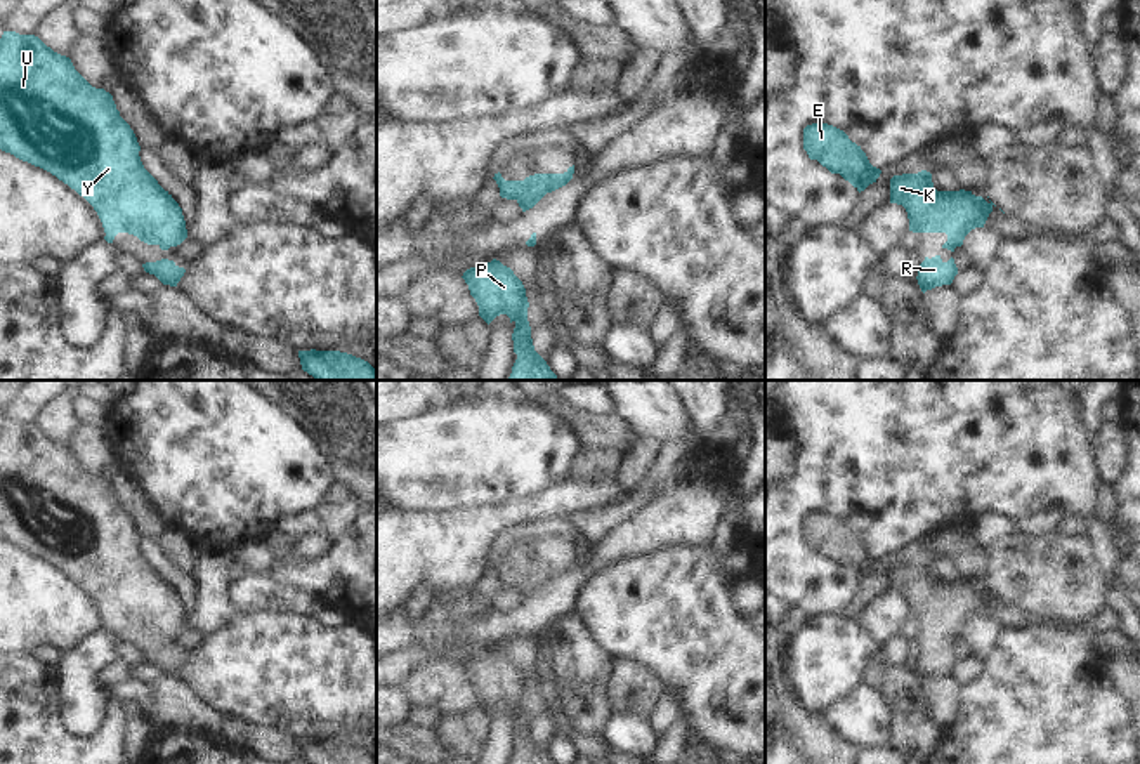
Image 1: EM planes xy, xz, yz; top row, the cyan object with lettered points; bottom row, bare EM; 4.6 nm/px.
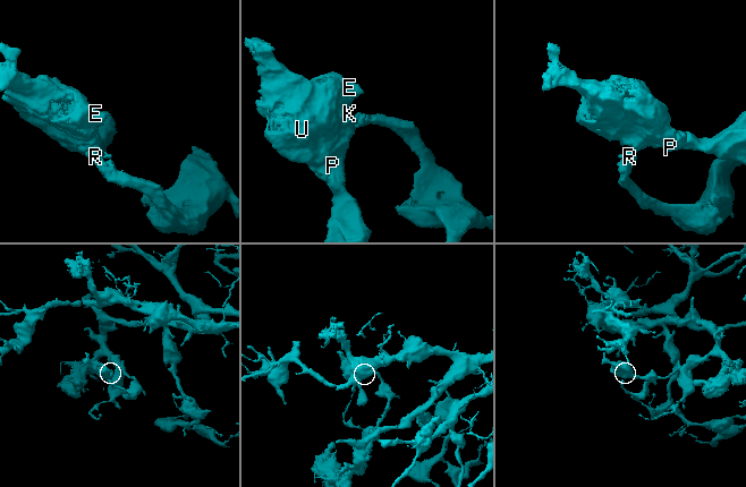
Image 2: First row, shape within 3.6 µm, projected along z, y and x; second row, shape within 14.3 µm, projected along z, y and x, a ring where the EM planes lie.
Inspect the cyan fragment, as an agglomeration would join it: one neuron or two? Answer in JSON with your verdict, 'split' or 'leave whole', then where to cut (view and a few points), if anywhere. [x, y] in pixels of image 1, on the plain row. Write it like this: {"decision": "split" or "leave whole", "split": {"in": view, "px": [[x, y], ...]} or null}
{"decision": "leave whole", "split": null}

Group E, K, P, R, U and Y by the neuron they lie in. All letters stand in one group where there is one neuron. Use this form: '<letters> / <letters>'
E K P R U Y

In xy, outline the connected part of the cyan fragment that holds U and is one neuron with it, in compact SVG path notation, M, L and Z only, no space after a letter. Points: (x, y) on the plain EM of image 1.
M3 420L0 427L0 538L50 561L83 585L97 601L108 632L113 632L118 622L128 622L168 639L187 627L182 597L144 557L137 526L120 505L113 484L92 476L69 446L54 441L35 424Z

